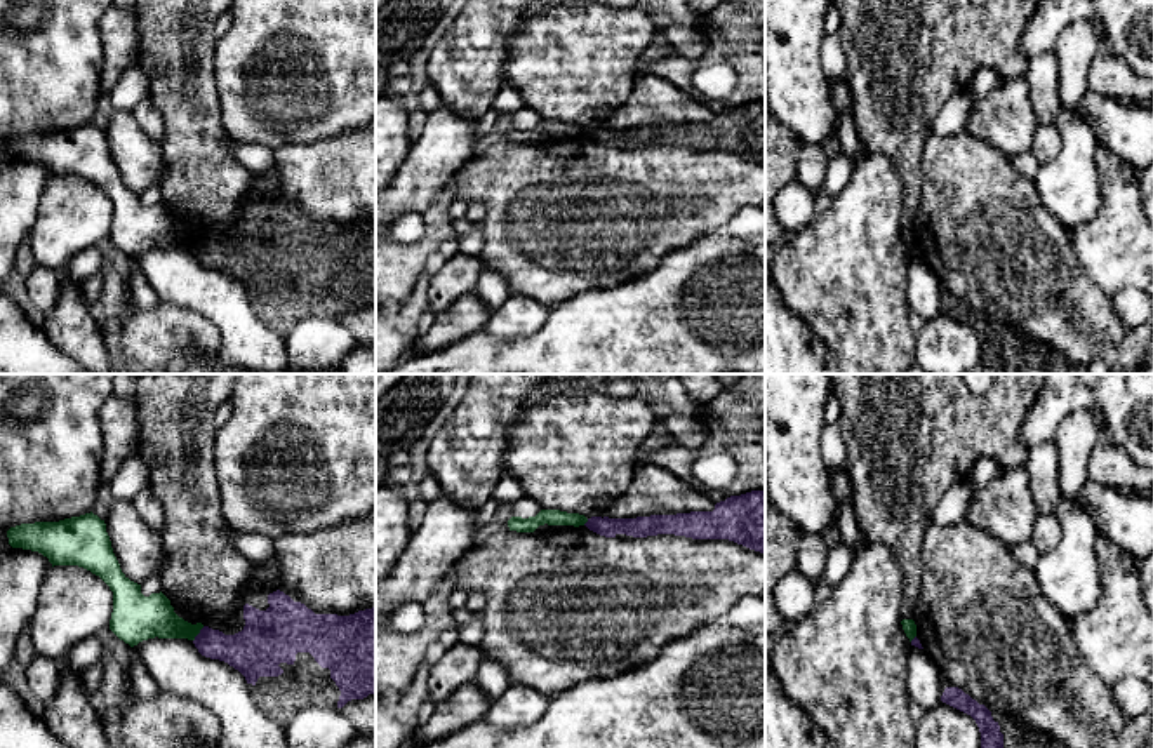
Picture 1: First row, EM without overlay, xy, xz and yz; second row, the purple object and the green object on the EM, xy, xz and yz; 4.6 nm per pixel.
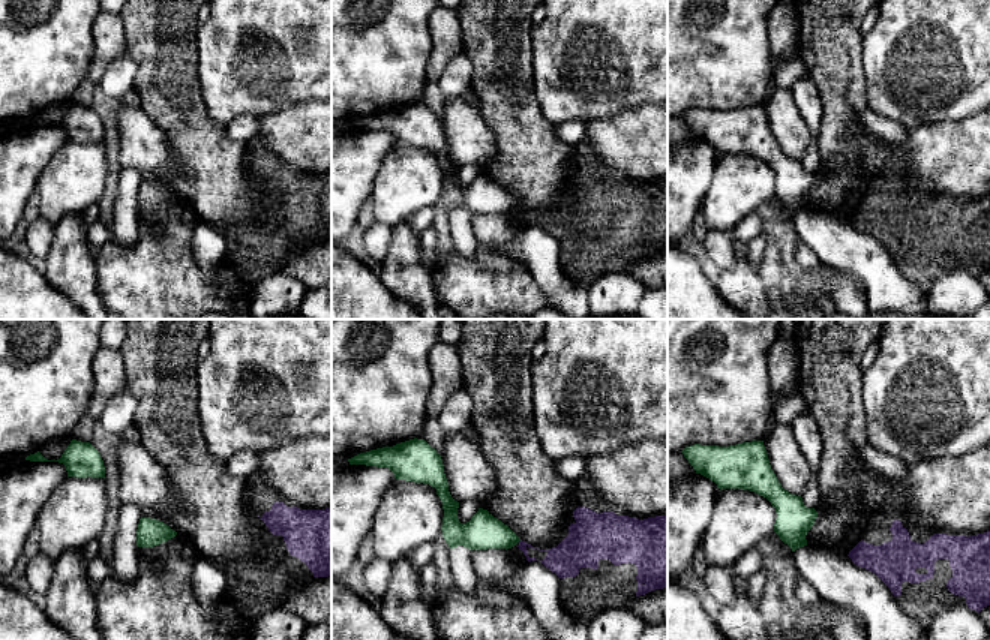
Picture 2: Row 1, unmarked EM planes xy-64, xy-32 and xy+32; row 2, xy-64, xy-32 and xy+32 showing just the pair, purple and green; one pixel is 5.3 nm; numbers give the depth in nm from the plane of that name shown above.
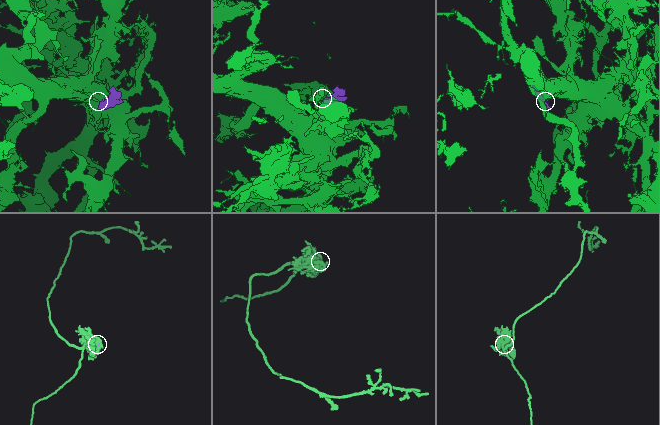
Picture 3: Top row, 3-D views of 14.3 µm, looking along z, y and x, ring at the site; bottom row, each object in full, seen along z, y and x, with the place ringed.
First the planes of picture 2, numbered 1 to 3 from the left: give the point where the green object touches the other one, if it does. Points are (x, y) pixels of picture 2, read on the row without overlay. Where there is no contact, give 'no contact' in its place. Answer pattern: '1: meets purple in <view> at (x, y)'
1: no contact
2: no contact
3: no contact

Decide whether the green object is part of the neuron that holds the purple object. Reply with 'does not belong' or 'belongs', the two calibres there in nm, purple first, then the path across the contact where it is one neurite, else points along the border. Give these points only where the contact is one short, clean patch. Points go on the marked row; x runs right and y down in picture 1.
does not belong; calibres 200 and 190 nm; border xy (204, 627), (193, 641)

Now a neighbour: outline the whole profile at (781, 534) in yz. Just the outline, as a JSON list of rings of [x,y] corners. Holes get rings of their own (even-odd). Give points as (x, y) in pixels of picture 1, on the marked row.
[[[765,496],[765,635],[786,628],[779,614],[774,588],[790,572],[798,571],[796,555],[802,531]]]

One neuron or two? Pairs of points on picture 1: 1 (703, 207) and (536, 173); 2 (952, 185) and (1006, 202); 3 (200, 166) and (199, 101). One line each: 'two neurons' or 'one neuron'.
1: one neuron
2: one neuron
3: one neuron

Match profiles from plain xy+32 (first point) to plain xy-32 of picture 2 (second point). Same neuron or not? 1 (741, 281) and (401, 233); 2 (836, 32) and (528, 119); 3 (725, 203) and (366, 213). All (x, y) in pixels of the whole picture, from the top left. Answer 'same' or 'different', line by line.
1: same
2: same
3: different

